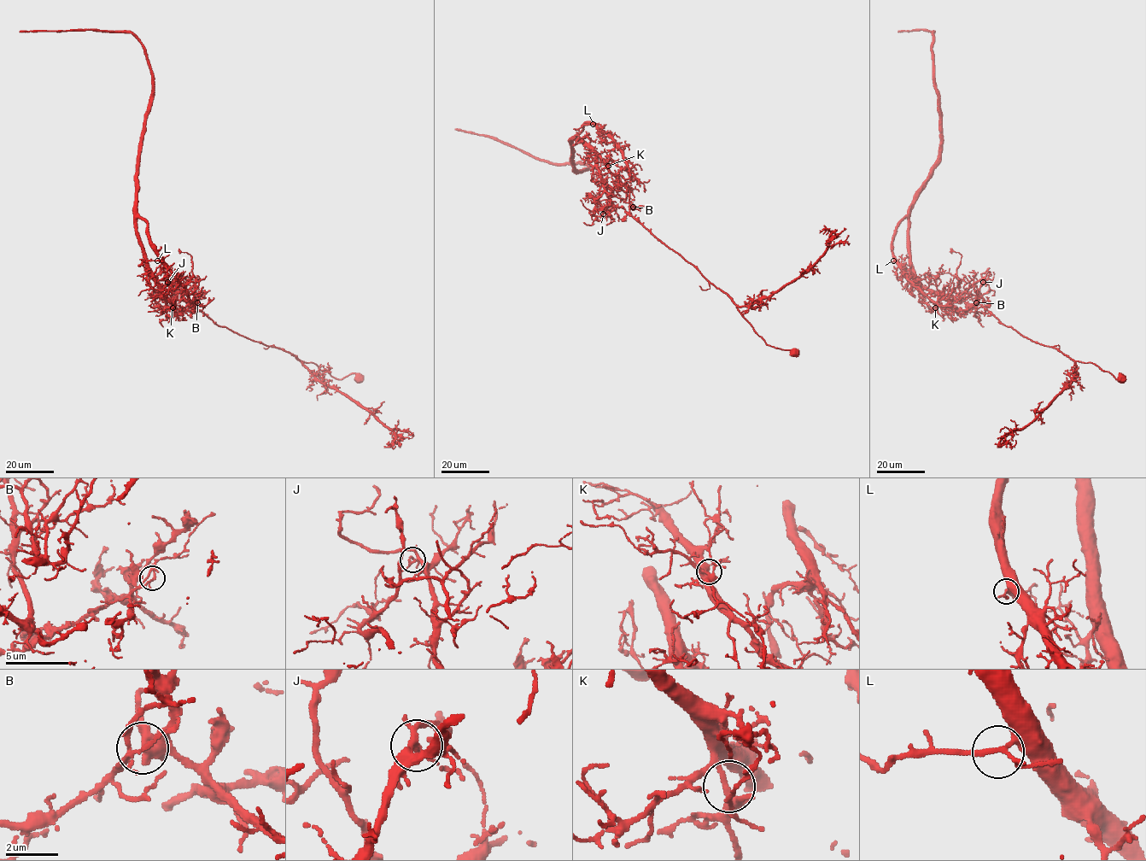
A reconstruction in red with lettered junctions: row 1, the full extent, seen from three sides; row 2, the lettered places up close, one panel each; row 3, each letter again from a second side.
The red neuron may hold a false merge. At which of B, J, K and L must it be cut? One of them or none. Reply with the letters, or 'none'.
B

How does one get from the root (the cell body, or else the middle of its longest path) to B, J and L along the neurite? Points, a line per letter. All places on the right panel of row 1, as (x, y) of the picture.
B: (1120, 378), (1119, 373), (1117, 379), (1090, 362), (1073, 360), (1057, 348), (1023, 336), (979, 300), (976, 302)
J: (1120, 378), (1023, 336), (984, 307), (968, 312), (983, 282)
L: (1120, 378), (1023, 336), (979, 300), (959, 311), (947, 299), (931, 301), (893, 260)

